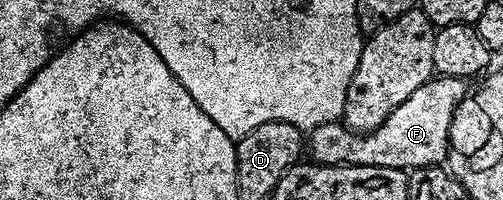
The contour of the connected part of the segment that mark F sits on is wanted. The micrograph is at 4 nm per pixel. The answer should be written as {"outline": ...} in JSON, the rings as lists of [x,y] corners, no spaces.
{"outline":[[[440,76],[426,81],[398,110],[372,132],[354,132],[343,122],[322,124],[306,136],[306,152],[318,164],[357,164],[415,170],[435,168],[448,159],[448,135],[454,110],[469,95],[469,81],[458,76]]]}

